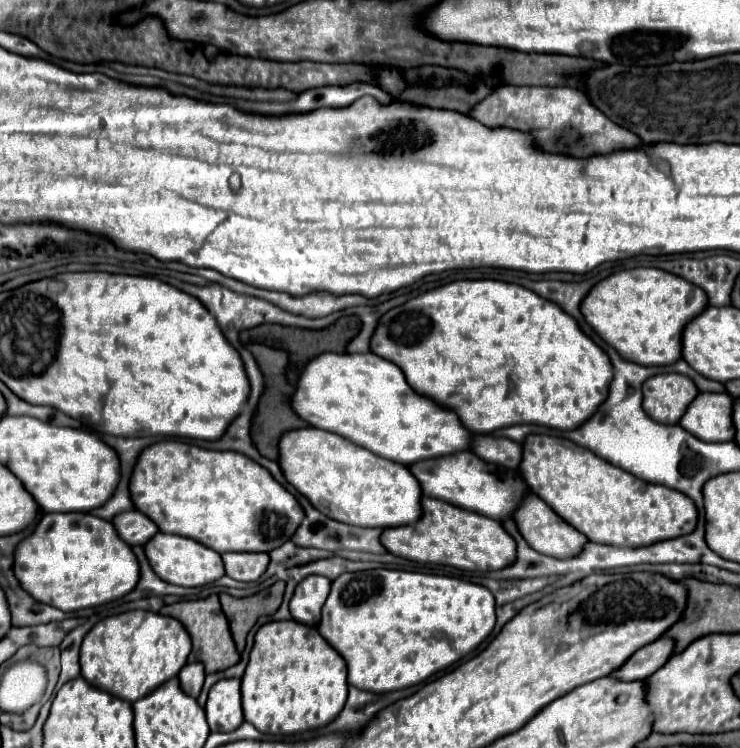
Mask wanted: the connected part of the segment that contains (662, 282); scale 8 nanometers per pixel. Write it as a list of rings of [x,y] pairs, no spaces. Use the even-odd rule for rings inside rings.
[[[636,267],[598,281],[580,303],[586,323],[622,357],[638,365],[670,365],[682,357],[682,329],[706,309],[700,287],[662,269]]]

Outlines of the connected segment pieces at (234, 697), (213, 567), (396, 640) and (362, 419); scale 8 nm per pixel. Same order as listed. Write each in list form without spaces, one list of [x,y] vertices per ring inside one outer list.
[[[240,679],[218,681],[208,693],[204,709],[210,731],[234,731],[244,721],[240,705]]]
[[[156,533],[146,545],[144,553],[148,557],[148,563],[152,571],[162,579],[172,585],[182,585],[182,587],[202,587],[208,585],[224,575],[224,565],[220,559],[220,553],[204,547],[202,543],[196,543],[194,539],[180,537],[180,535],[168,535],[168,533]]]
[[[372,569],[344,573],[332,581],[318,631],[344,657],[350,685],[372,693],[386,693],[422,683],[436,671],[460,661],[490,635],[494,623],[494,595],[482,585],[446,575]]]
[[[320,353],[300,373],[296,393],[292,395],[290,405],[294,413],[308,425],[342,435],[352,443],[402,465],[412,465],[422,459],[470,449],[472,433],[468,433],[468,429],[460,425],[456,413],[432,403],[428,397],[414,393],[414,389],[406,383],[404,373],[392,361],[386,361],[374,353]]]

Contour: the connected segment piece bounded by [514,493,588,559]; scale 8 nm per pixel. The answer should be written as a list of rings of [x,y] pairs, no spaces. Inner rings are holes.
[[[528,493],[528,501],[524,501],[524,505],[520,505],[520,513],[516,513],[514,517],[520,535],[528,541],[530,547],[534,547],[538,553],[544,555],[552,555],[558,559],[564,557],[574,557],[582,551],[584,543],[588,541],[580,531],[572,529],[572,525],[568,525],[562,517],[558,517],[544,501],[540,501],[540,497],[536,497],[534,493]]]

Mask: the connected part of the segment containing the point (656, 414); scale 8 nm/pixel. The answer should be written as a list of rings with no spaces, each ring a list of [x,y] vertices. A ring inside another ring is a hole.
[[[654,375],[642,385],[642,407],[658,423],[678,423],[686,407],[698,395],[696,385],[686,375]]]

